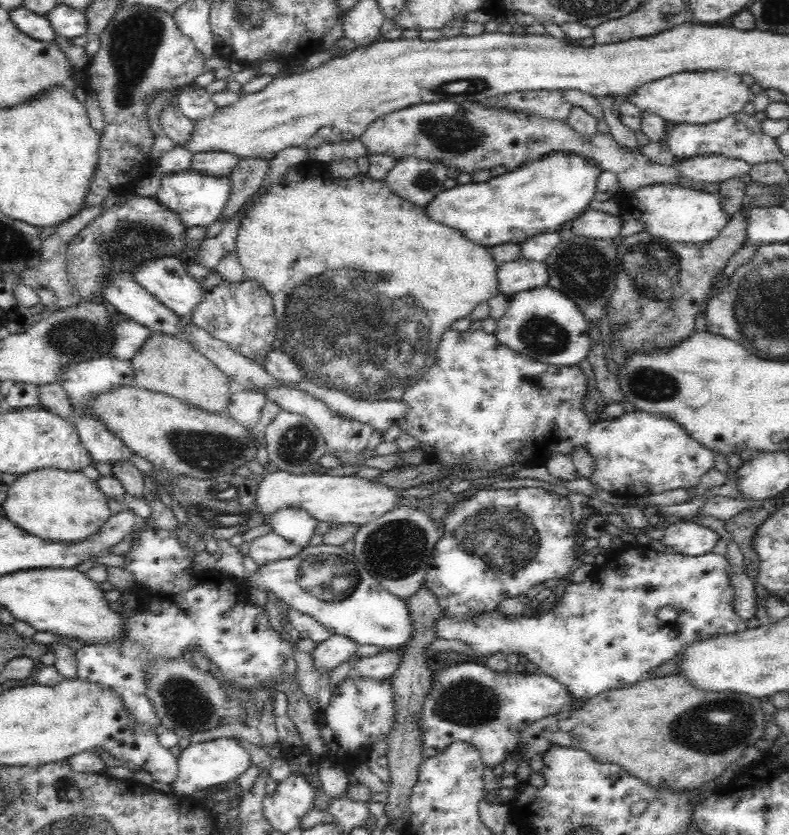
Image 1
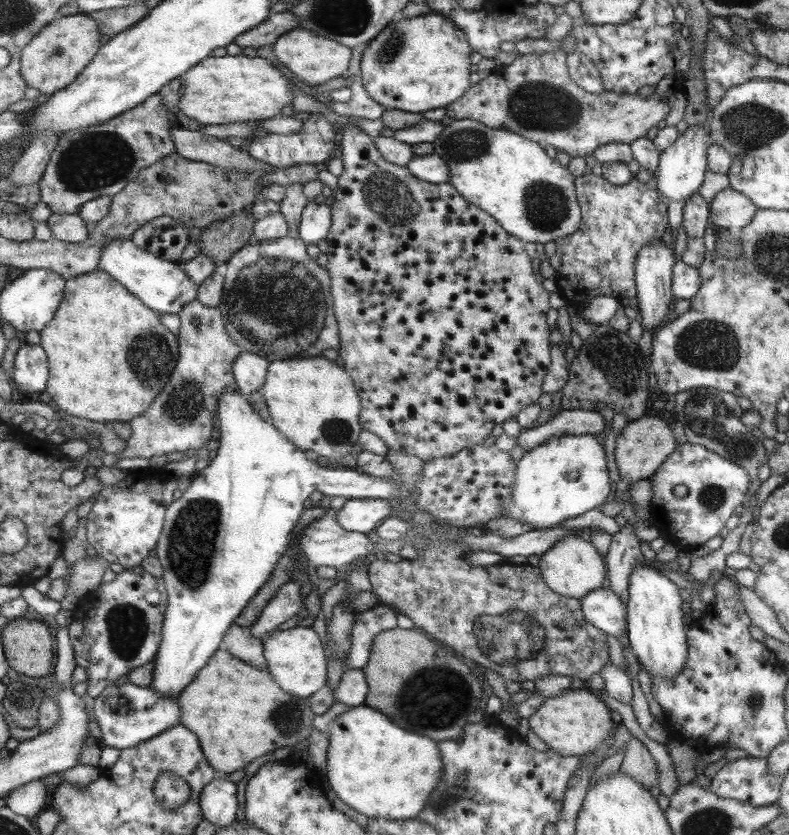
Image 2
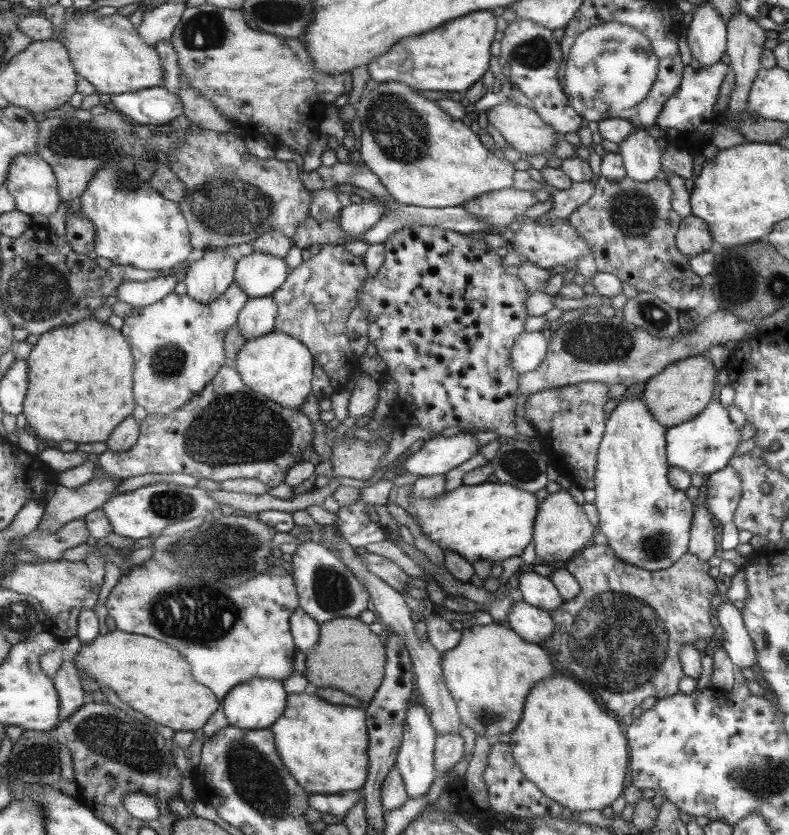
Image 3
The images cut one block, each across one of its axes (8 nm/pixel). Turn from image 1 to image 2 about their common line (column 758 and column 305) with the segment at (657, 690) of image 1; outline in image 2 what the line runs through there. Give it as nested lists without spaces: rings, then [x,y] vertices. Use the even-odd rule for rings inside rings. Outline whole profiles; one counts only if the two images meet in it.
[[[218,648],[196,678],[184,688],[177,697],[180,711],[180,723],[191,732],[197,732],[197,740],[201,740],[201,750],[205,752],[205,760],[219,774],[229,774],[239,768],[245,768],[257,756],[271,752],[276,748],[295,746],[301,740],[309,742],[309,734],[314,714],[307,700],[298,701],[284,692],[266,668],[253,668],[231,653]],[[287,720],[295,722],[295,726],[285,726]],[[291,728],[291,730],[285,730]]]

